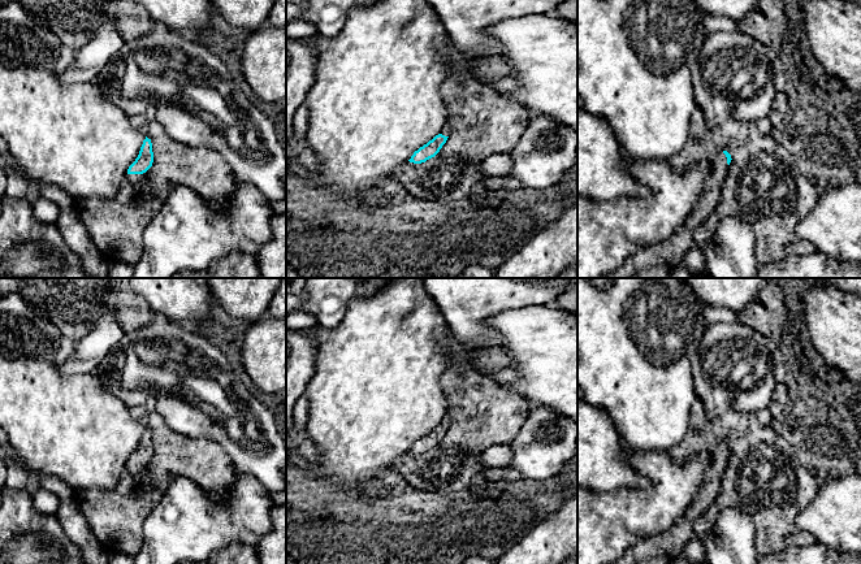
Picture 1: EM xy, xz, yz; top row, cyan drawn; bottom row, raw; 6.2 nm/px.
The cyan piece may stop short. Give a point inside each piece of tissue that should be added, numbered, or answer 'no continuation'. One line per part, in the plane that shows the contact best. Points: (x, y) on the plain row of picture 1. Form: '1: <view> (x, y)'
1: xy (132, 469)

